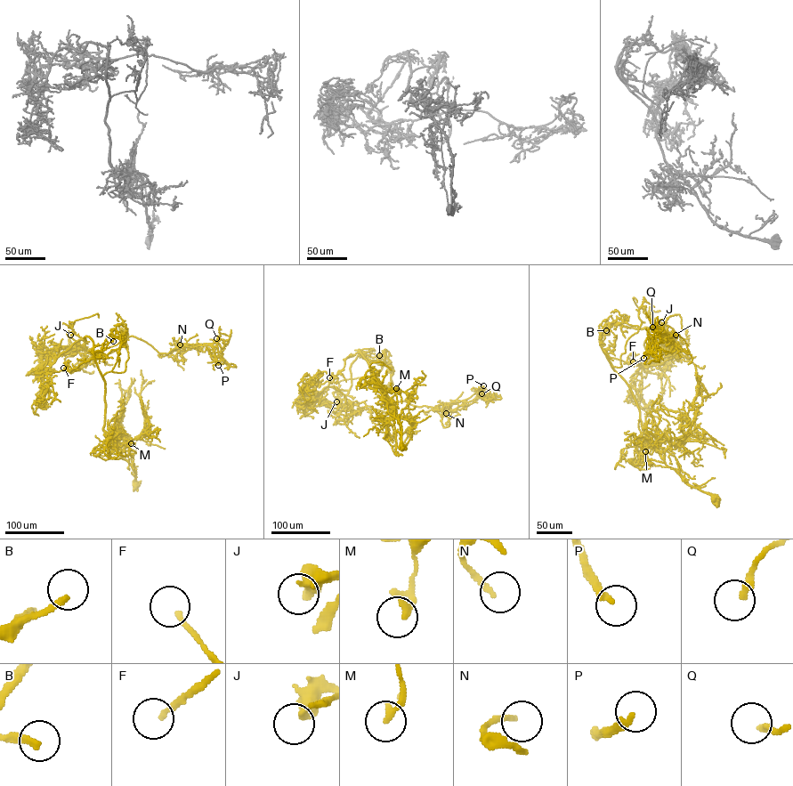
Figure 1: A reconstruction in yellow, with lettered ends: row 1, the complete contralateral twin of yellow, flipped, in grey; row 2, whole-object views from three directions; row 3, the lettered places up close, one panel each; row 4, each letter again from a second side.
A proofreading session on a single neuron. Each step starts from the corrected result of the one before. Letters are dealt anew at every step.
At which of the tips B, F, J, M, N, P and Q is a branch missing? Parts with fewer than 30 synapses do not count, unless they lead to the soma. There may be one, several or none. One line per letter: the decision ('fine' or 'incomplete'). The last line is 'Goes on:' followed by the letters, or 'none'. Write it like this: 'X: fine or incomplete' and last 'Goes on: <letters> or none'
B: incomplete
F: incomplete
J: fine
M: fine
N: fine
P: incomplete
Q: fine
Goes on: B, F, P

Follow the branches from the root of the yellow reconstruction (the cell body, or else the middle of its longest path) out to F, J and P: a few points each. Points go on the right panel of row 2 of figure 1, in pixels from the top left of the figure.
F: (715, 499), (689, 485), (649, 444), (633, 392), (603, 351), (631, 366), (633, 361)
J: (715, 499), (649, 444), (633, 392), (601, 346), (613, 325), (661, 322)
P: (715, 499), (649, 444), (601, 336), (653, 328), (667, 351), (674, 330), (643, 358)

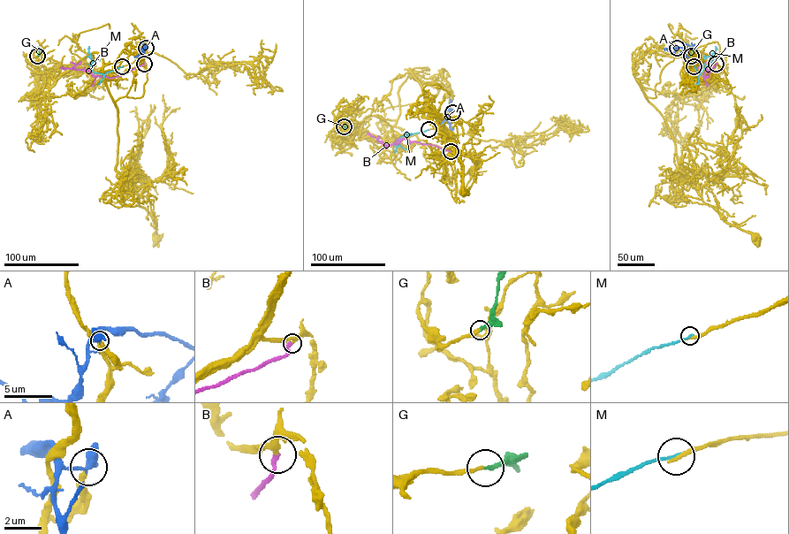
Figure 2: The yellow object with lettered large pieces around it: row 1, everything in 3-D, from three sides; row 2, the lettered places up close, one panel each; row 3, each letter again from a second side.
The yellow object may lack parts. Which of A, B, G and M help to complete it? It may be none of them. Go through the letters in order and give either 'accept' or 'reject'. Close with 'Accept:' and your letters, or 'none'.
A: reject
B: reject
G: reject
M: reject
Accept: none

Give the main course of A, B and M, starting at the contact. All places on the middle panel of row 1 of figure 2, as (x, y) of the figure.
A: (452, 112), (441, 124)
B: (451, 151), (405, 139), (398, 139), (389, 145), (367, 133)
M: (428, 129), (400, 137), (396, 150)

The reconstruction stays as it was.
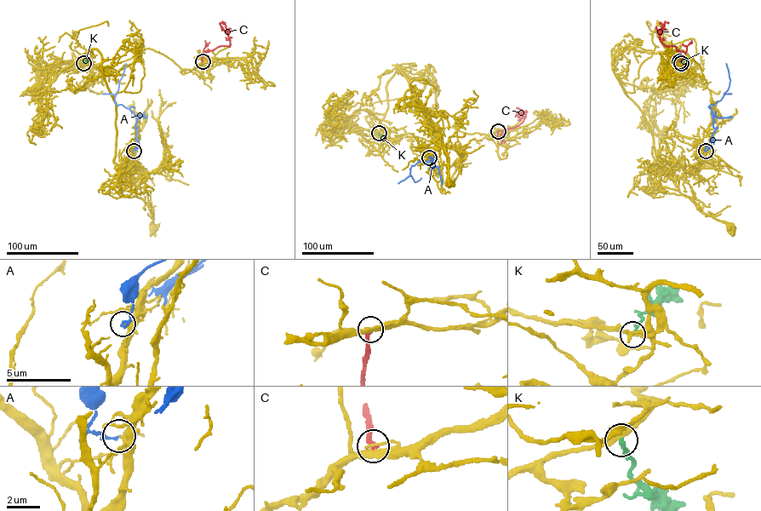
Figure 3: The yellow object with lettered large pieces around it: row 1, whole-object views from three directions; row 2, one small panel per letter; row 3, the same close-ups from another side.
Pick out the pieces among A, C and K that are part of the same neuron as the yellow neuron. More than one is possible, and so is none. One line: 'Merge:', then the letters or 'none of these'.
Merge: none of these

